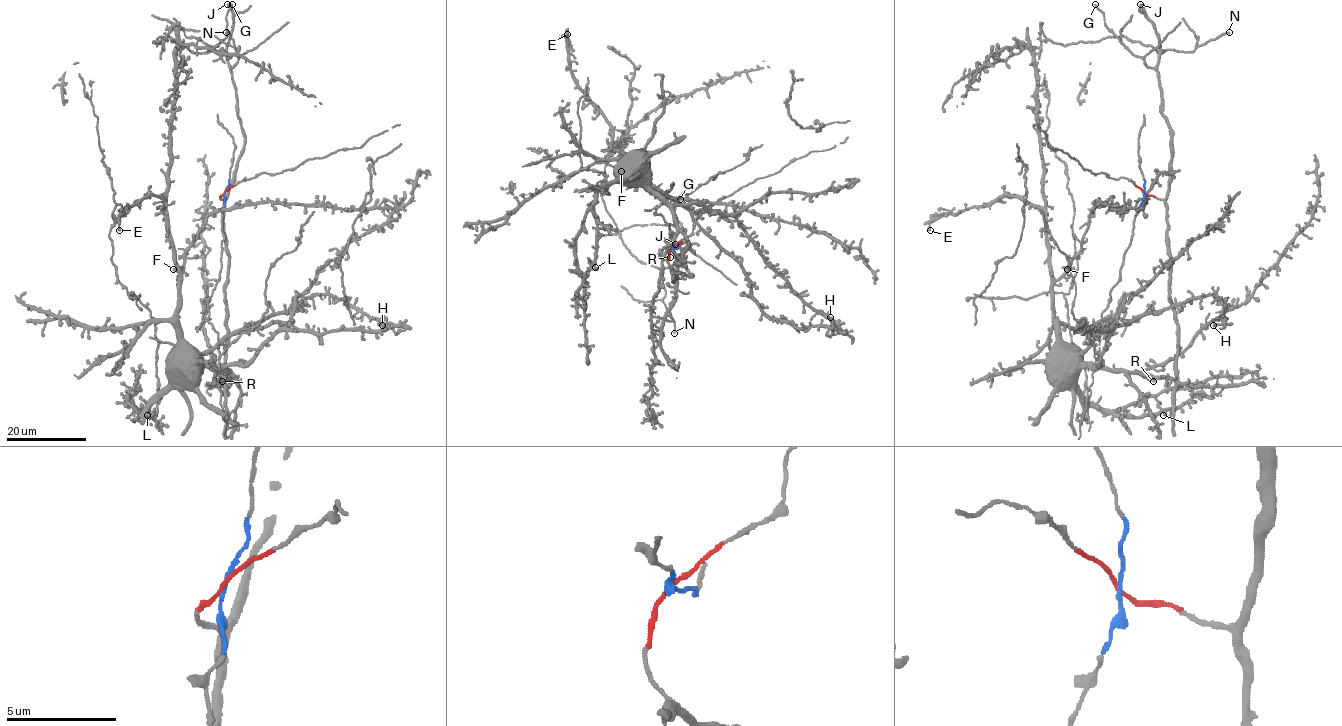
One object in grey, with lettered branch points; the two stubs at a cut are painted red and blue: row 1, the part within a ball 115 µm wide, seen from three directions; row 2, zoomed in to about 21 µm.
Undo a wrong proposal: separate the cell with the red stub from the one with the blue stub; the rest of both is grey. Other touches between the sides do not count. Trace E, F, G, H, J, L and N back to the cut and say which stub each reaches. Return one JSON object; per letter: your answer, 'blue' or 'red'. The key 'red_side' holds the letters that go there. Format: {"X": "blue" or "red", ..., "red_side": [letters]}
{"E": "blue", "F": "blue", "G": "red", "H": "blue", "J": "red", "L": "blue", "N": "red", "red_side": ["G", "J", "N"]}

